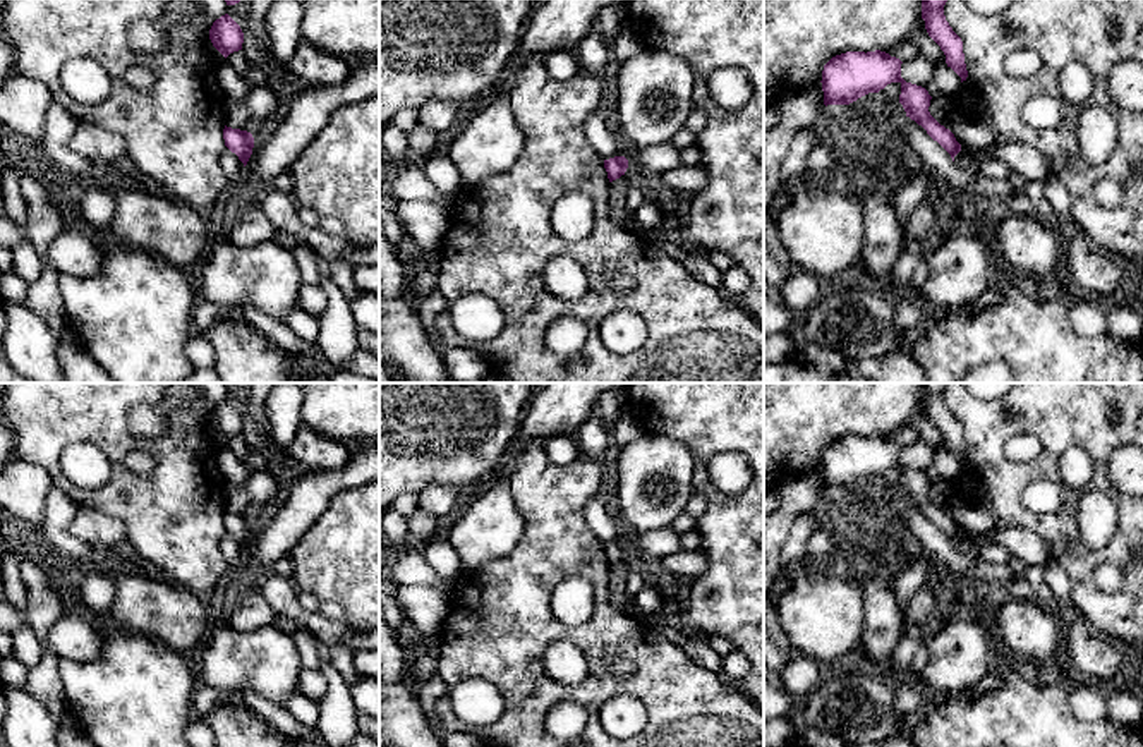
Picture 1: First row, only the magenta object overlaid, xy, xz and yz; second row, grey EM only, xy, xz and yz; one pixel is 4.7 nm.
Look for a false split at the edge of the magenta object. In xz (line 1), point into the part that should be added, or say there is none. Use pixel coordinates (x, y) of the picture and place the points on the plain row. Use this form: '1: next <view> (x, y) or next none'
1: next none

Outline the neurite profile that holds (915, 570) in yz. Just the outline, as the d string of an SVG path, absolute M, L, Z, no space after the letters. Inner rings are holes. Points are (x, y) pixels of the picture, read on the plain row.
M918 551L908 555L892 579L892 591L899 608L904 611L916 591L928 582L935 582L937 575L939 570L928 558Z

